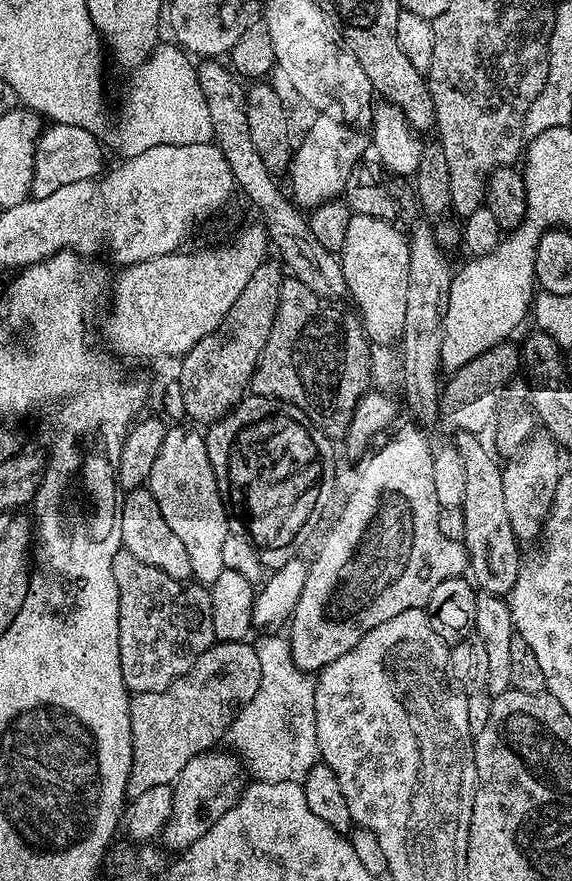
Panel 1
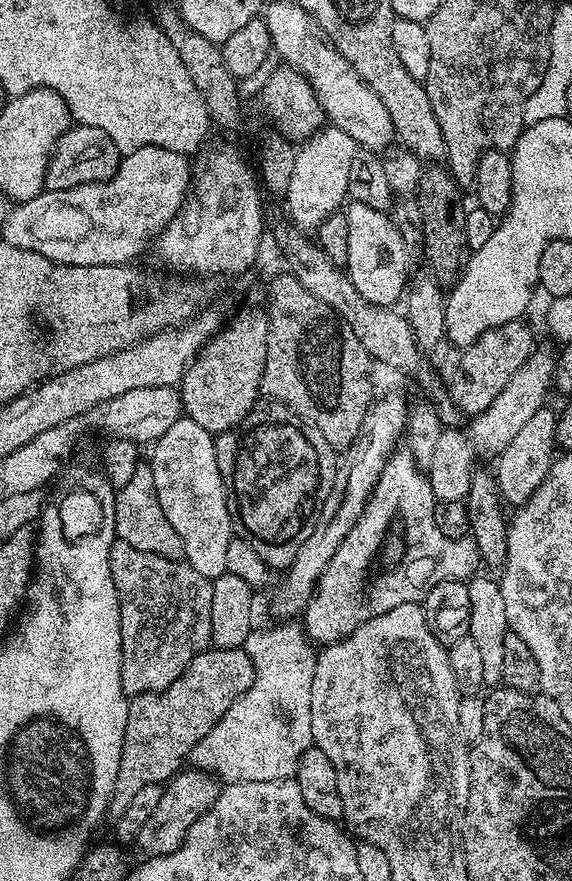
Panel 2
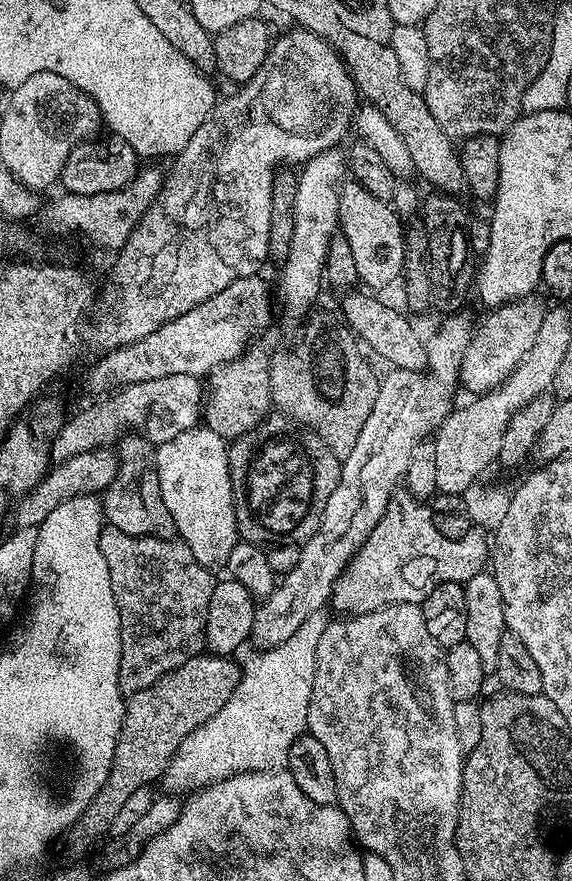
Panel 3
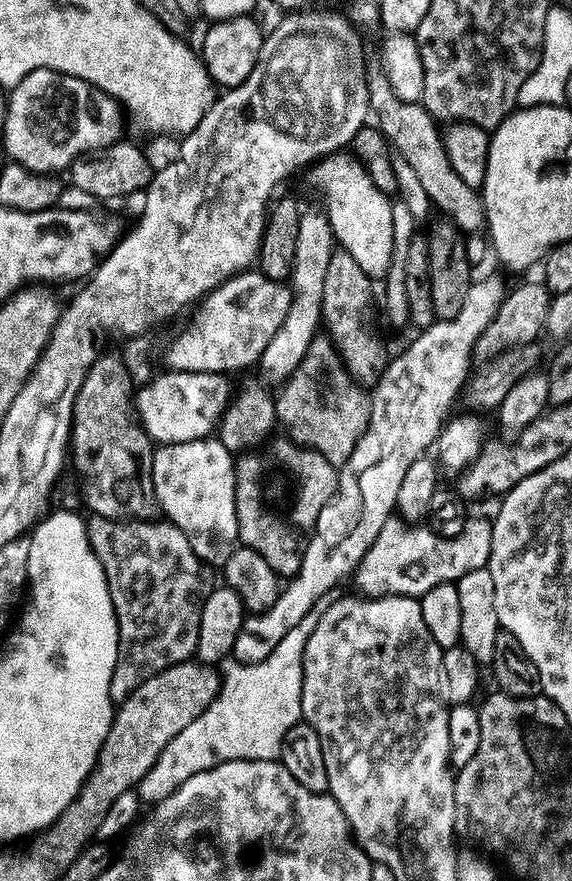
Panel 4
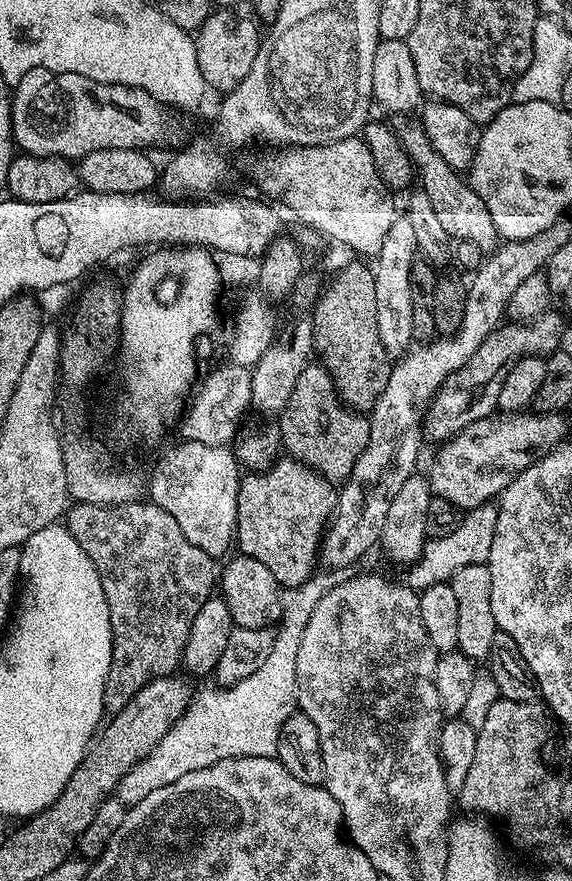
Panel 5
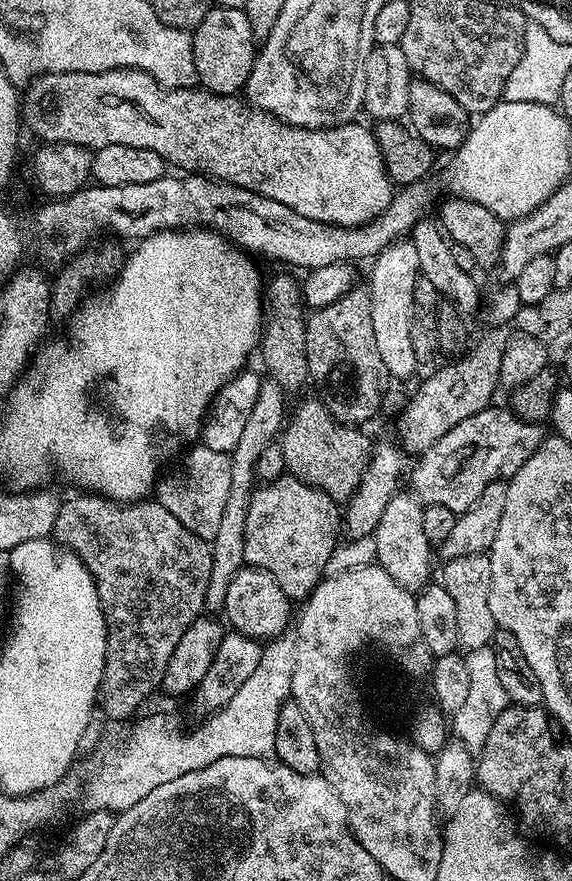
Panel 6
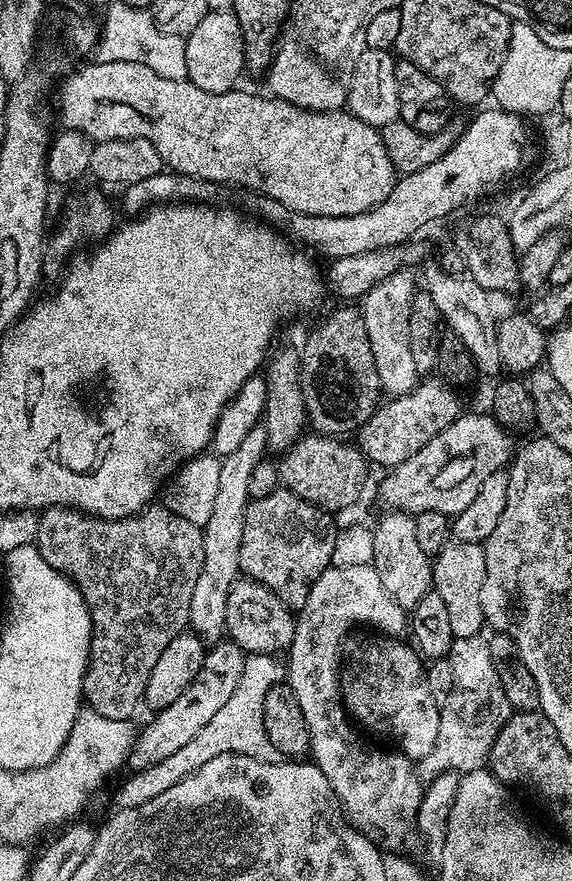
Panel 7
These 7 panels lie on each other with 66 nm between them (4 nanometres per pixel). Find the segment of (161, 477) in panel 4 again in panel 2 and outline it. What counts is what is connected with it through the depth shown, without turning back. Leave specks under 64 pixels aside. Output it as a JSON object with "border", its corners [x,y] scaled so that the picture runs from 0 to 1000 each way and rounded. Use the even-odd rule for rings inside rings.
{"border":[[[318,474],[283,493],[264,505],[266,522],[262,530],[269,538],[269,556],[276,556],[276,570],[290,588],[297,588],[297,597],[311,602],[311,611],[318,611],[322,621],[320,635],[346,652],[353,652],[362,658],[378,658],[390,649],[395,649],[395,623],[409,611],[406,603],[406,589],[399,582],[399,562],[388,547],[388,538],[381,533],[381,520],[378,519],[378,501],[372,491],[353,488],[346,479]]]}

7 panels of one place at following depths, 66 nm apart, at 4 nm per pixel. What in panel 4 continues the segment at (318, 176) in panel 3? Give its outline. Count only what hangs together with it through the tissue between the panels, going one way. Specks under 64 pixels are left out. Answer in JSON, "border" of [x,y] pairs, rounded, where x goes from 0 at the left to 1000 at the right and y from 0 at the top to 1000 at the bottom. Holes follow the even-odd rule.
{"border":[[[533,237],[524,245],[521,271],[514,284],[514,297],[505,321],[510,329],[509,347],[502,352],[500,362],[472,392],[465,393],[451,414],[458,422],[456,430],[467,436],[486,438],[503,430],[533,405],[551,380],[561,369],[563,325],[570,320],[570,306],[577,303],[577,293],[584,285],[584,269],[573,244],[563,238]]]}

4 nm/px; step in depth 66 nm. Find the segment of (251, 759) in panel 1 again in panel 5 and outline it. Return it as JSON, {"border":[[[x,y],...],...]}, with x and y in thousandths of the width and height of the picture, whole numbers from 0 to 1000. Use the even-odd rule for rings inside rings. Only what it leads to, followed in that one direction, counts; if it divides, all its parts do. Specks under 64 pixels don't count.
{"border":[[[614,644],[575,645],[554,648],[528,665],[502,669],[493,681],[493,698],[481,714],[483,728],[479,738],[472,738],[465,751],[437,770],[423,770],[423,774],[379,780],[379,785],[344,784],[334,799],[304,820],[304,824],[262,851],[262,856],[231,872],[245,890],[259,890],[259,894],[283,897],[283,892],[297,892],[318,883],[318,879],[332,879],[332,874],[360,874],[360,869],[374,869],[374,865],[388,865],[395,860],[418,858],[474,858],[486,851],[486,833],[493,833],[493,820],[519,807],[517,798],[517,748],[521,733],[528,729],[528,720],[535,716],[535,706],[542,706],[542,697],[549,697],[549,688],[584,665],[598,665],[619,653]]]}

